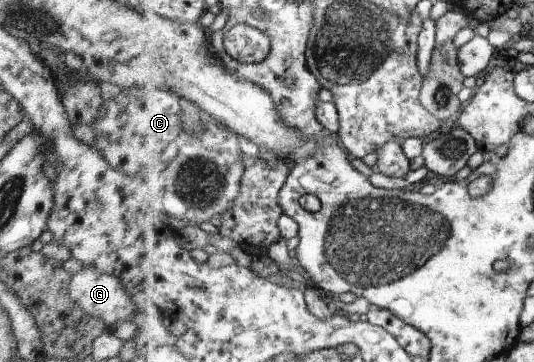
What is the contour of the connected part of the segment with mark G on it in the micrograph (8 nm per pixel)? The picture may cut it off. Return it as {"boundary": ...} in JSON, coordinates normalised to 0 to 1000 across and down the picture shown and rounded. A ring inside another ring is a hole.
{"boundary":[[[154,738],[127,776],[127,820],[155,854],[159,873],[174,870],[204,898],[230,892],[234,870],[257,859],[247,826],[230,798],[228,782],[213,760],[184,751],[170,738]]]}

